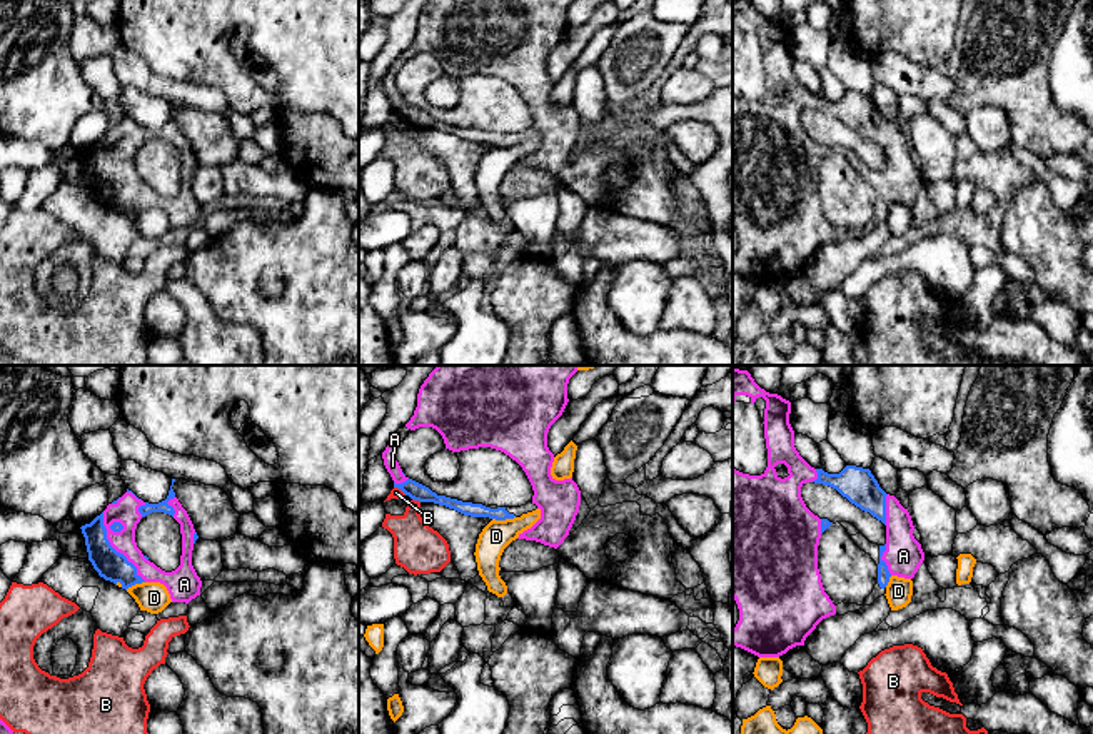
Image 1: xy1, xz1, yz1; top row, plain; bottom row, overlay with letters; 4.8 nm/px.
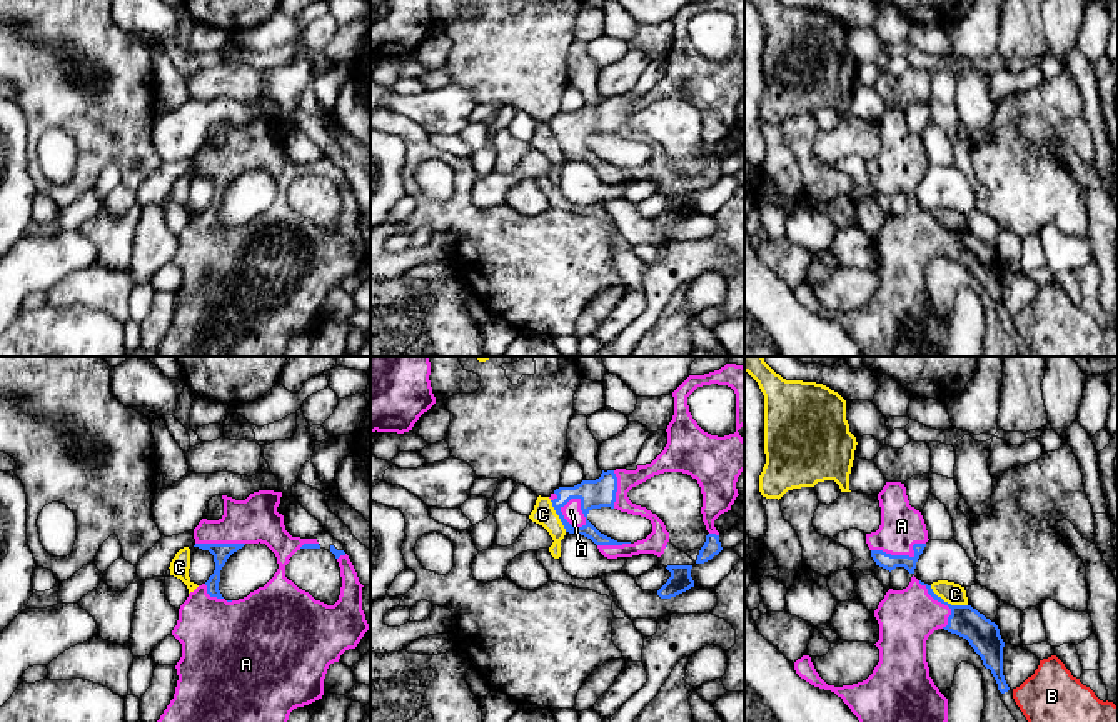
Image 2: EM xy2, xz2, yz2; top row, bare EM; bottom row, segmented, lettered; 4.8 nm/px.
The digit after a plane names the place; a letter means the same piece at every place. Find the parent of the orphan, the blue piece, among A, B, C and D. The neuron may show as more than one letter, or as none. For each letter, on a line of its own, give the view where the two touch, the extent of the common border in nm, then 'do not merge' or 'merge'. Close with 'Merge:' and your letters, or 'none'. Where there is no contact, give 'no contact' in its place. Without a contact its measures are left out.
A: meets blue in xy1; contact 400 nm long; merge
B: meets blue in xz1; contact 50 nm long; do not merge
C: meets blue in yz2; contact 200 nm long; do not merge
D: meets blue in xz1; contact 110 nm long; do not merge
Merge: A

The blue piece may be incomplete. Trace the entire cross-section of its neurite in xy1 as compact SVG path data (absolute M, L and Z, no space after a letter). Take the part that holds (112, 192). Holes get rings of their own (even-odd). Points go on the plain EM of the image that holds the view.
M172 112L167 125L159 130L144 128L127 115L122 123L108 130L100 142L80 155L88 187L105 207L115 212L120 209L125 217L142 209L160 209L167 214L172 229L189 230L200 222L202 207L192 192L192 177L199 162ZM152 138L169 140L180 150L180 192L172 199L157 194L137 173L137 150Z

